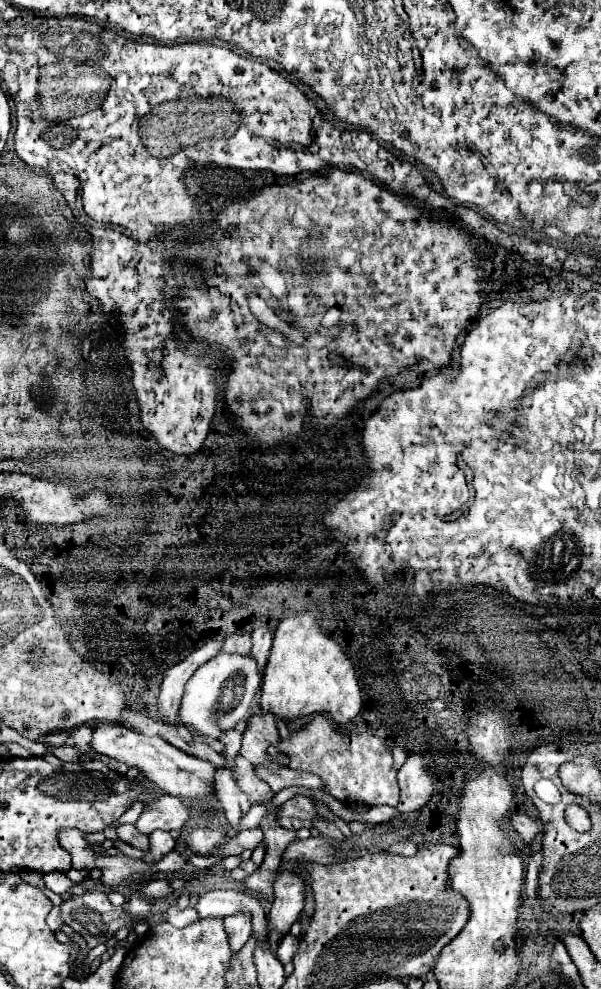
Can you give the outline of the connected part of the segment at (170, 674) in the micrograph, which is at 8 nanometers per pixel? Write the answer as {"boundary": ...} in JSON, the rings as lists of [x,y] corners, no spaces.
{"boundary":[[[218,635],[210,637],[202,647],[198,647],[196,651],[192,651],[184,661],[172,665],[166,675],[164,681],[160,685],[160,695],[158,695],[158,719],[162,723],[168,725],[176,725],[178,723],[178,709],[180,709],[180,699],[184,695],[184,685],[186,681],[194,675],[194,671],[208,659],[212,659],[220,647],[222,647],[222,639]]]}

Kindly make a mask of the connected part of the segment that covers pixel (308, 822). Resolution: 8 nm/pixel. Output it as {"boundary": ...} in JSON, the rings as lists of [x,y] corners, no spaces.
{"boundary":[[[296,795],[290,801],[286,801],[280,811],[278,811],[278,821],[290,829],[290,831],[298,831],[302,827],[312,829],[312,819],[318,819],[318,811],[312,799]]]}

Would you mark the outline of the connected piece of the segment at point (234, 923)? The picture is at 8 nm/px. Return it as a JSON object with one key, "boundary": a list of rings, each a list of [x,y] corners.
{"boundary":[[[238,913],[238,915],[226,917],[224,927],[226,927],[228,939],[230,939],[230,949],[232,951],[240,951],[240,947],[244,947],[244,943],[252,935],[252,923],[250,923],[248,913]]]}

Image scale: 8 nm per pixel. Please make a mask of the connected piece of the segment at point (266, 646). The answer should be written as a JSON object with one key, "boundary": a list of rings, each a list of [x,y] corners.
{"boundary":[[[260,627],[252,633],[252,651],[250,655],[256,659],[258,663],[258,671],[262,673],[270,655],[270,647],[272,647],[272,631],[268,627]]]}

